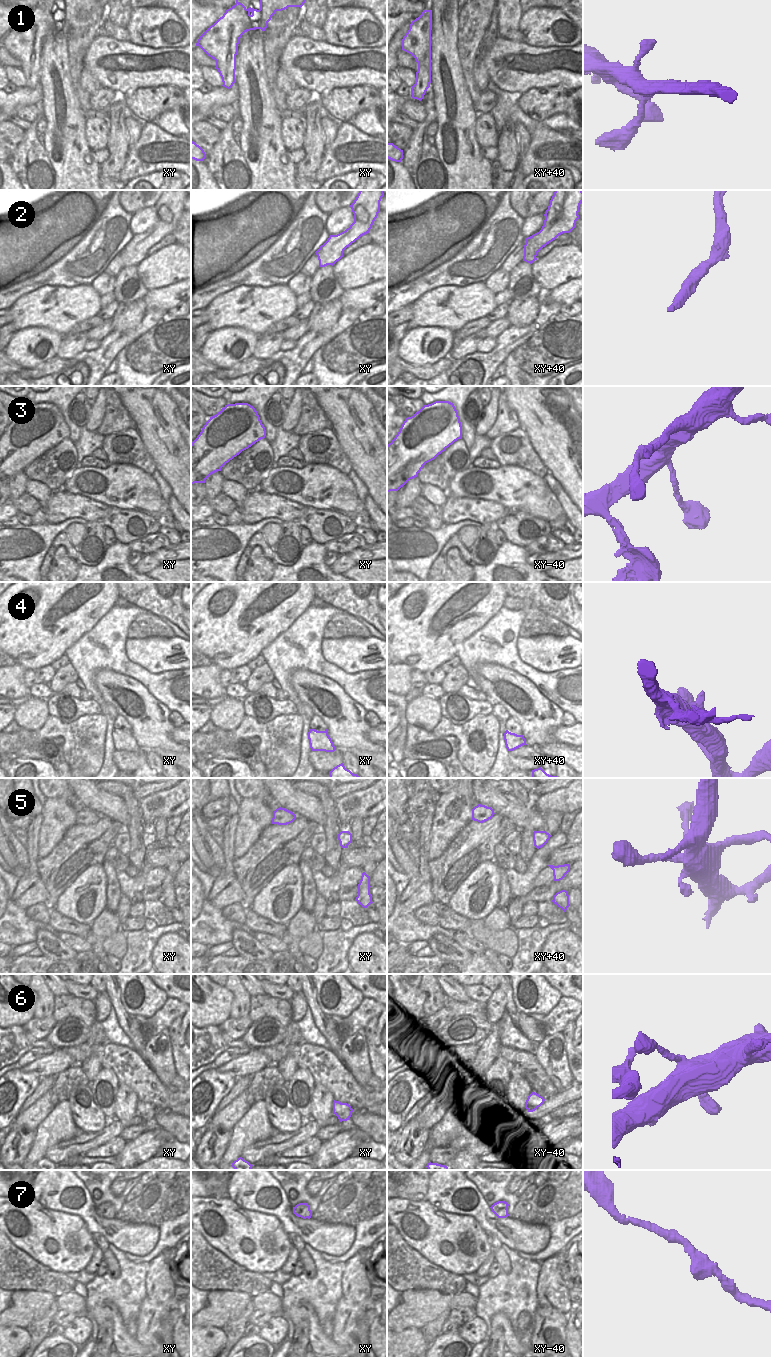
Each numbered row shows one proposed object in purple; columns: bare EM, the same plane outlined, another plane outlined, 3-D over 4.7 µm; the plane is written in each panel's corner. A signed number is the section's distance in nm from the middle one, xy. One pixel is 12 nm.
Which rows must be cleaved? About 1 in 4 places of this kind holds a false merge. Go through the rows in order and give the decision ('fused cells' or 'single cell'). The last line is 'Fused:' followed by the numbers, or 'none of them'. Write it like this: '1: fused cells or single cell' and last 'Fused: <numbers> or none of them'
1: single cell
2: single cell
3: single cell
4: single cell
5: single cell
6: single cell
7: single cell
Fused: none of them

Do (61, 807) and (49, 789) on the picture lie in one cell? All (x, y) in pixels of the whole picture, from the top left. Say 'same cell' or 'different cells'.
different cells

